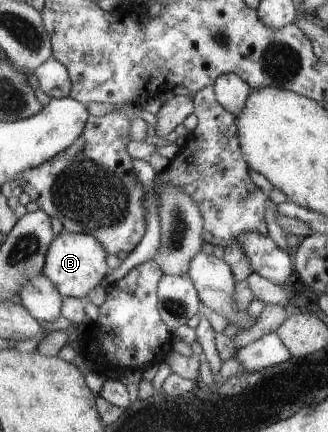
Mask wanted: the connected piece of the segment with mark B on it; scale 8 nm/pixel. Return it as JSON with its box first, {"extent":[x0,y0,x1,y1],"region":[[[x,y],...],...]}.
{"extent":[43,231,108,300],"region":[[[62,231],[50,245],[43,274],[62,294],[86,300],[86,293],[108,275],[106,248],[90,234]]]}

